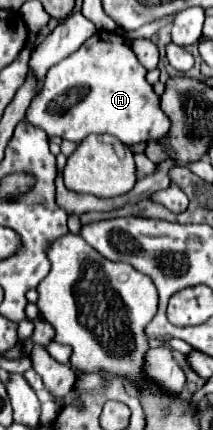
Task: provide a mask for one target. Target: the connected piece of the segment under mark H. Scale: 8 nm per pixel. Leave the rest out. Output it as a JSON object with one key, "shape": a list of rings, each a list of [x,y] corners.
{"shape":[[[96,31],[78,51],[70,53],[48,71],[40,95],[32,99],[26,111],[26,119],[32,125],[44,129],[48,137],[62,137],[74,143],[82,143],[92,133],[98,135],[108,133],[118,137],[124,145],[136,145],[136,143],[160,141],[170,131],[170,119],[160,109],[160,97],[146,81],[146,69],[138,63],[130,43],[124,37],[106,31]]]}

